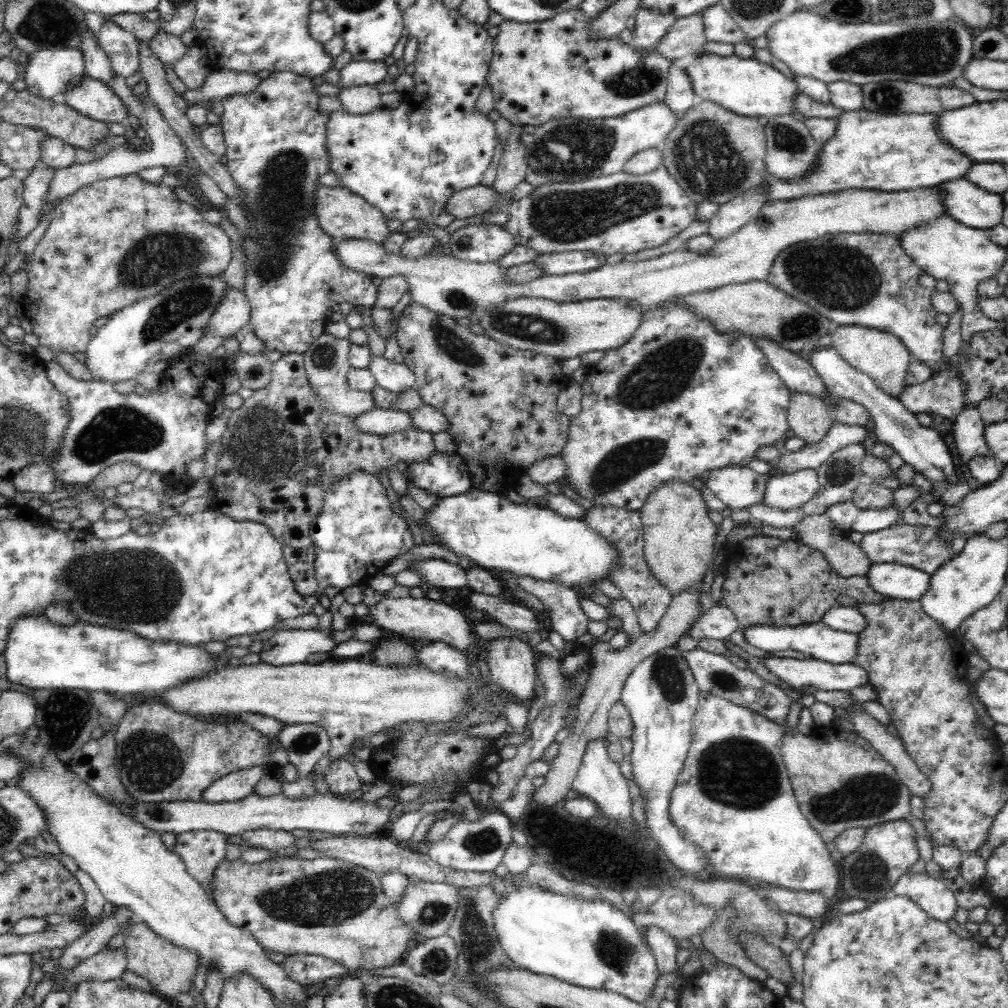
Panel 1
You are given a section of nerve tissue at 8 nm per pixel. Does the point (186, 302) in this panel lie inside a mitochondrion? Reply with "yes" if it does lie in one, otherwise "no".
yes

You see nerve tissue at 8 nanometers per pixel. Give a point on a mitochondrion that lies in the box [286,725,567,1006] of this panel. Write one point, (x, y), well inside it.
(478, 947)

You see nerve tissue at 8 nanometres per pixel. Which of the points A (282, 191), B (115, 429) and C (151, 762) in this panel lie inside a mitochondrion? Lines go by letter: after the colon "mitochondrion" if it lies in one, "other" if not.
A: mitochondrion
B: mitochondrion
C: mitochondrion

